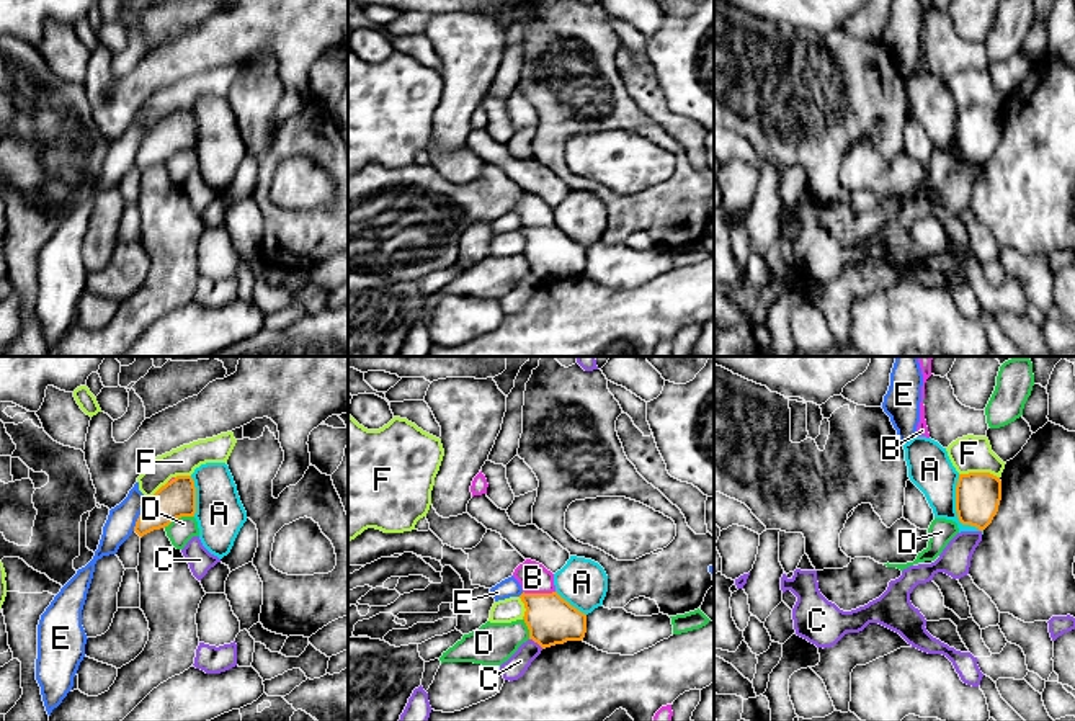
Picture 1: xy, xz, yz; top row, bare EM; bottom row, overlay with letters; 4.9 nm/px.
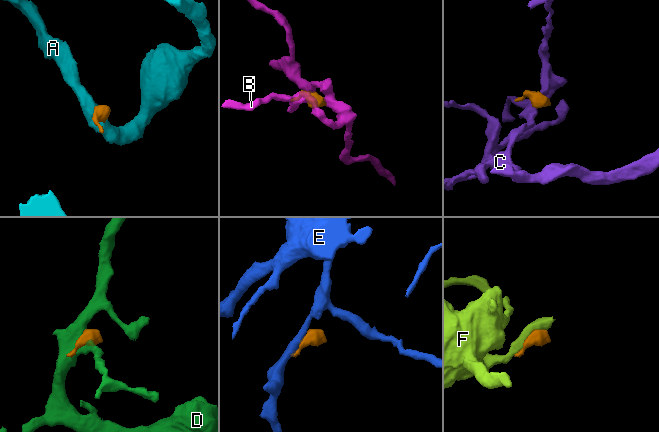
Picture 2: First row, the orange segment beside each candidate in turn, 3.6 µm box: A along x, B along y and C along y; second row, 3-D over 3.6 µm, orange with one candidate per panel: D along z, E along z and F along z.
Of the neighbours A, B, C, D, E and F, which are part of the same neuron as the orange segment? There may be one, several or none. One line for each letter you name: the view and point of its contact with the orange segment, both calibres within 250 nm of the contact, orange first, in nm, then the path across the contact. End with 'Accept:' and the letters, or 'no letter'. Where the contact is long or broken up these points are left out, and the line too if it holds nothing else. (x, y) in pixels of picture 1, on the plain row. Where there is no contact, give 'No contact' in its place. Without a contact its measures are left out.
F: Touches orange at yz (979, 107). Thickness 220 nm (orange) against 180 nm
Accept: F

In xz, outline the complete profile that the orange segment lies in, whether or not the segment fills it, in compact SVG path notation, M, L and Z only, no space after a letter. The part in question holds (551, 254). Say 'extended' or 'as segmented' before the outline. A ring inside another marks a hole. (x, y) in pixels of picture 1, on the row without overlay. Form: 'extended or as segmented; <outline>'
extended; M557 226L521 227L493 237L490 257L511 257L523 253L529 263L529 273L542 283L582 275L587 266L587 249L572 240Z

